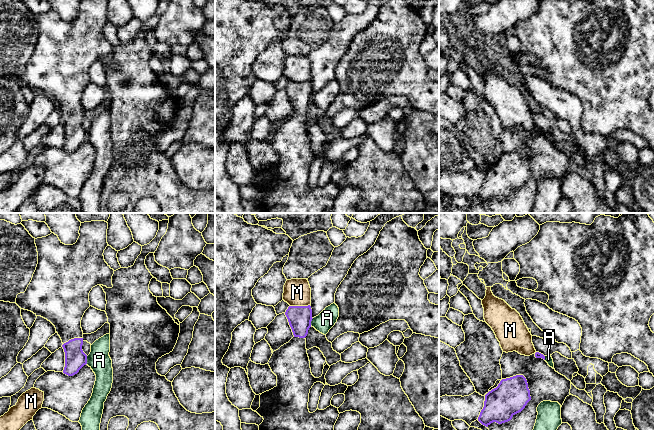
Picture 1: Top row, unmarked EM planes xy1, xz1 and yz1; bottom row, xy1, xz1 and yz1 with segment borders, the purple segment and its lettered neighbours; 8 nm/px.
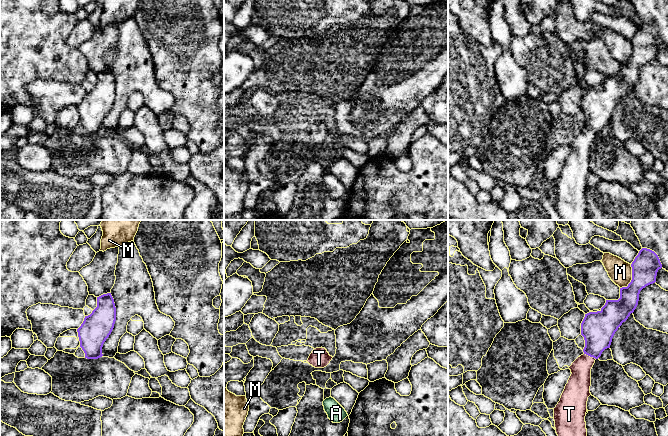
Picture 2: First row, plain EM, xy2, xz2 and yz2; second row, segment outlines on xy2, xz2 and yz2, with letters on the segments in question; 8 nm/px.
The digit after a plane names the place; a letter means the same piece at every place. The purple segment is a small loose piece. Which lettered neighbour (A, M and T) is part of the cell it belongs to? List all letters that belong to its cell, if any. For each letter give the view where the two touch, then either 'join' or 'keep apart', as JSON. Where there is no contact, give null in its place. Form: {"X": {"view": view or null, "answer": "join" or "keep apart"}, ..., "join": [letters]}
{"A": {"view": "xy1", "answer": "keep apart"}, "M": {"view": "yz2", "answer": "keep apart"}, "T": {"view": "yz2", "answer": "join"}, "join": ["T"]}

